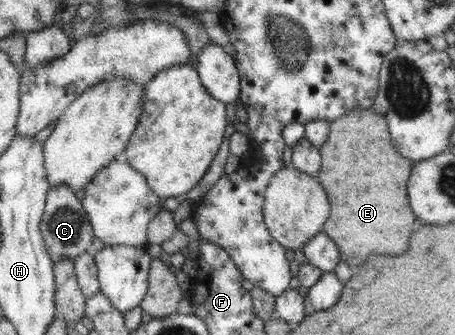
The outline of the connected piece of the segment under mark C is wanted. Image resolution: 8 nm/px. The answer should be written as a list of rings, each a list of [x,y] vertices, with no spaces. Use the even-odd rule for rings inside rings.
[[[67,185],[49,188],[39,230],[54,264],[59,263],[61,259],[73,260],[77,256],[92,250],[94,234],[91,223],[84,211],[82,200],[77,199]]]

